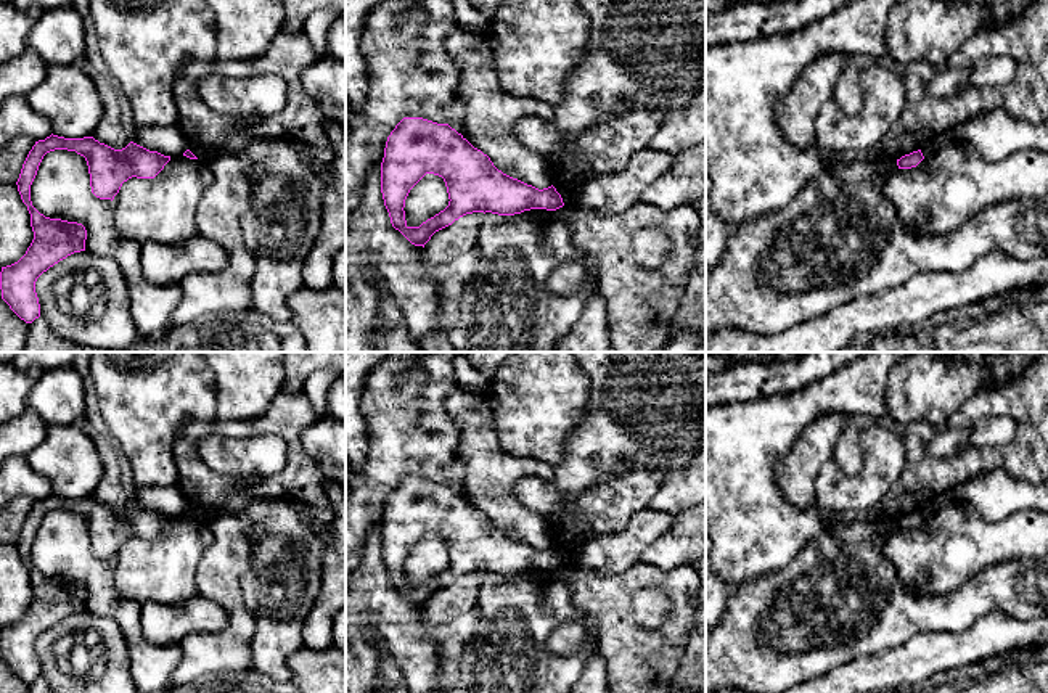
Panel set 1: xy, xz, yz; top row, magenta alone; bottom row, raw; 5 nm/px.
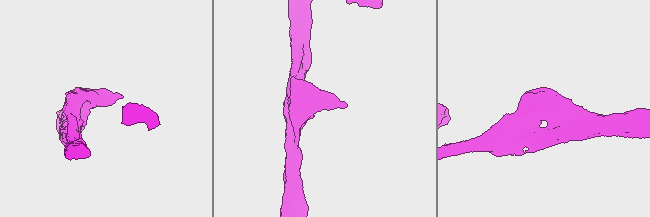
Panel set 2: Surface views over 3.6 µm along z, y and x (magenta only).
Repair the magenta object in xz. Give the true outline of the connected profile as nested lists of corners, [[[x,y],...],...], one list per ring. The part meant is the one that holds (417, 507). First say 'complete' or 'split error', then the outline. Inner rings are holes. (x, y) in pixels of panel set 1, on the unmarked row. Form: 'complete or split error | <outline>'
complete | [[[403,478],[387,497],[381,523],[381,553],[392,587],[411,605],[423,608],[436,592],[466,574],[514,576],[564,566],[553,545],[538,550],[503,534],[448,484],[423,478]],[[426,534],[444,539],[450,561],[420,587],[408,587],[405,560]]]

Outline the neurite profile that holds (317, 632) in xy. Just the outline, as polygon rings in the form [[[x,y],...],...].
[[[325,478],[333,519],[320,526],[312,519],[310,506],[293,502],[299,515],[325,540],[321,587],[302,625],[304,646],[325,650],[333,645],[333,619],[346,608],[346,482]]]

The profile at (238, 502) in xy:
[[[235,494],[227,500],[227,503],[215,511],[207,511],[203,508],[190,506],[188,510],[201,521],[211,523],[215,516],[220,515],[235,515],[238,511],[246,510],[256,498],[244,495],[244,494]]]

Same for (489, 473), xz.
[[[455,388],[445,399],[445,408],[448,420],[460,428],[456,455],[463,461],[463,498],[487,515],[493,526],[503,534],[538,550],[551,547],[551,521],[521,505],[513,490],[524,478],[537,478],[543,482],[553,482],[555,466],[540,463],[534,458],[514,457],[501,449],[495,429],[493,410],[487,396],[471,394]]]

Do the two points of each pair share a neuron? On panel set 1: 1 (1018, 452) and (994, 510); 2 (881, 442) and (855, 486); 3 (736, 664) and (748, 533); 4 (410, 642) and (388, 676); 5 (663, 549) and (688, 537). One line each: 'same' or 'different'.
1: different
2: same
3: different
4: different
5: same

